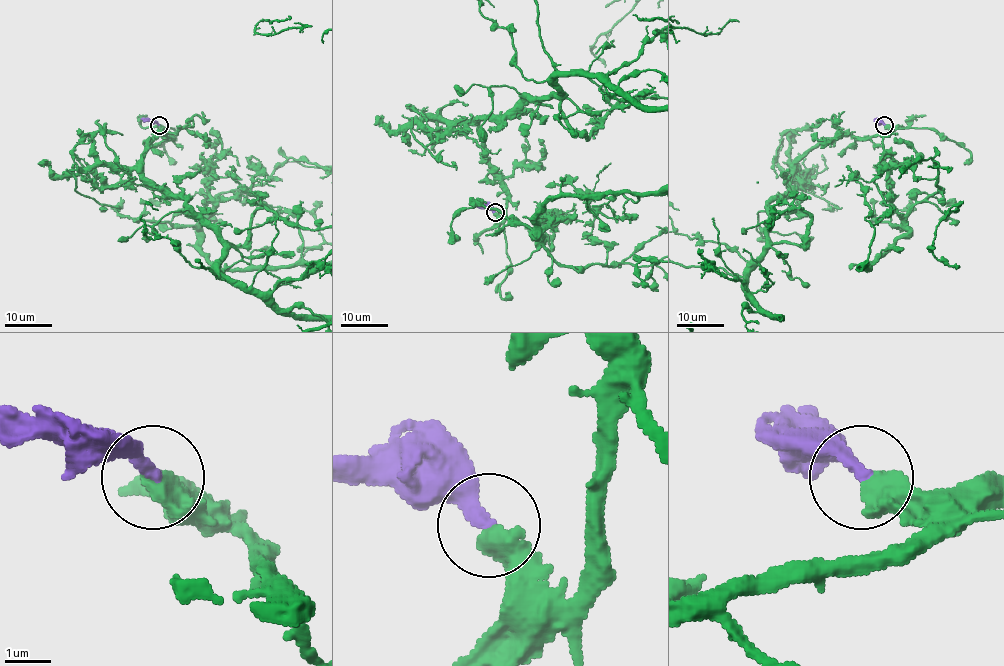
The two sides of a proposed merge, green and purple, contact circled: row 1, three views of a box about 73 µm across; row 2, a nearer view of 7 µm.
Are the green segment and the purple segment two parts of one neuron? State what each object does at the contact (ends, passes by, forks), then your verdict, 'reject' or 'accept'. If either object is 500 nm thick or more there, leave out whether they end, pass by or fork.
accept

